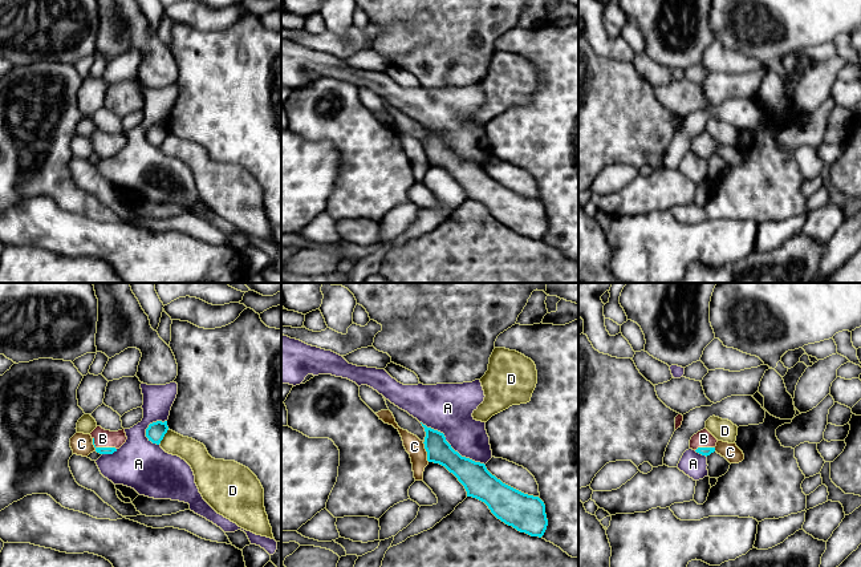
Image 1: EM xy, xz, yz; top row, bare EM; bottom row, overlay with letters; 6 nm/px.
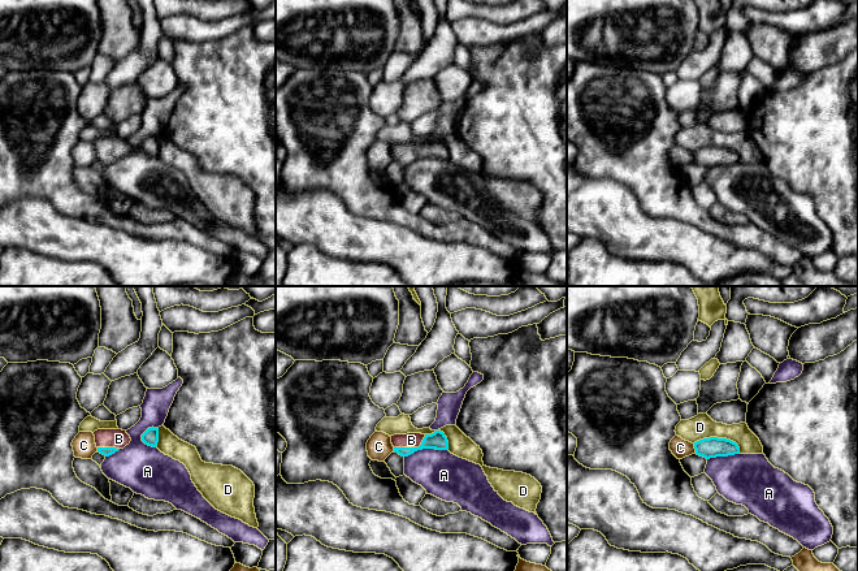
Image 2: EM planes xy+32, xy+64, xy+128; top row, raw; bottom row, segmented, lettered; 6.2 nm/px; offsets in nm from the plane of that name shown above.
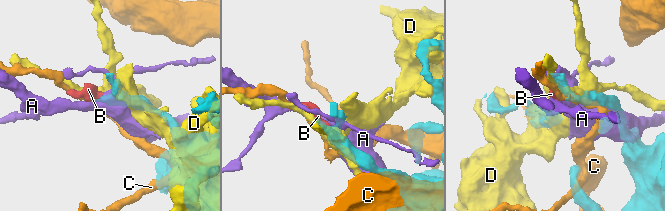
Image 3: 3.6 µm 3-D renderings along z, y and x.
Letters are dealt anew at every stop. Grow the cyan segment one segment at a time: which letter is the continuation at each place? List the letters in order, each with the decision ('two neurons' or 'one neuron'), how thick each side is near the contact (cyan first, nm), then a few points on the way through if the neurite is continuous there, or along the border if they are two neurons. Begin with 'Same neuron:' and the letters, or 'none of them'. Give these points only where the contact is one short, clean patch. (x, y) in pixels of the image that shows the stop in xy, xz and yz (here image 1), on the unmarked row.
Same neuron: B
A: two neurons | 180/300 nm
B: one neuron | 50/110 nm | across xy (102, 153), (102, 150), (102, 141)
C: two neurons | 150/110 nm
D: two neurons | 120/150 nm

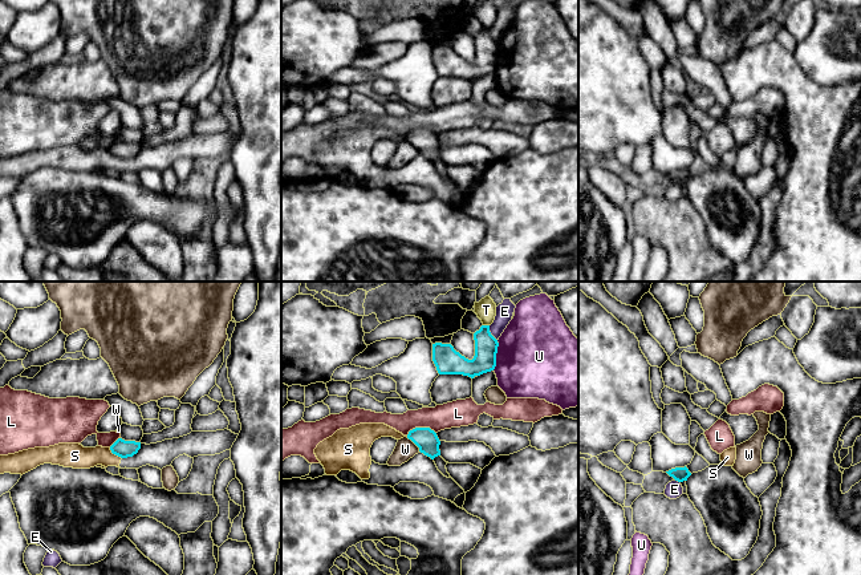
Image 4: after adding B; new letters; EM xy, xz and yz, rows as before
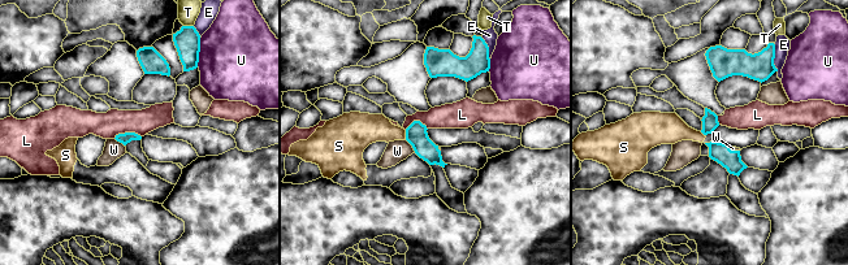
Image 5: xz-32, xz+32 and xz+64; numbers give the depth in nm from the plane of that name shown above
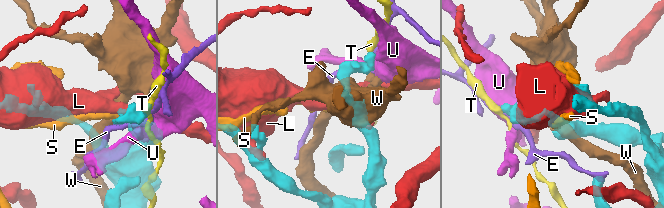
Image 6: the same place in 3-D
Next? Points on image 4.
Same neuron: none of them
E: two neurons | 140/110 nm
L: two neurons | 140/160 nm
S: two neurons | 110/150 nm | along xy (109, 150), (121, 161)
T: two neurons | 140/130 nm
U: two neurons | 140/480 nm | along xz (498, 43), (496, 68), (492, 72)
W: two neurons | 140/120 nm

